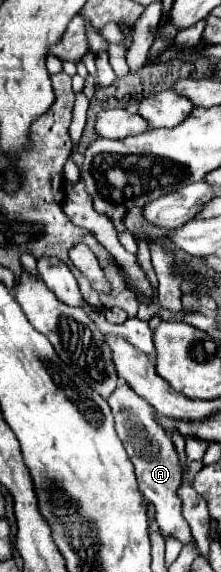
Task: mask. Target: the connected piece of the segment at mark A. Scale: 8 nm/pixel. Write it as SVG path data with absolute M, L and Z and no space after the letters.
M127 384L117 386L117 390L109 398L109 406L115 416L115 430L119 434L119 440L123 442L131 462L135 464L139 490L143 492L145 500L149 504L153 504L153 518L155 518L155 524L157 524L161 536L177 538L183 544L195 542L191 536L189 524L185 522L185 518L181 514L183 504L177 494L177 490L181 486L181 460L179 460L179 454L177 454L171 438L167 436L167 432L163 432L163 428L159 428L159 424L155 424L155 416L157 416L155 408L151 408L151 404L147 404L139 394L131 392L131 388L127 388Z

